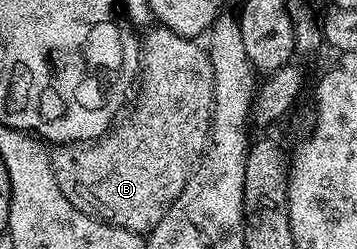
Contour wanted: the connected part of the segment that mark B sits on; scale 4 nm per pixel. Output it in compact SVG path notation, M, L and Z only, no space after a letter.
M156 25L145 30L140 39L140 74L132 112L130 107L107 135L87 143L65 143L51 152L58 189L62 189L74 209L101 223L137 233L151 233L158 221L166 217L204 154L212 129L214 69L210 69L207 50L196 43L199 42L195 38L174 33L168 27Z

